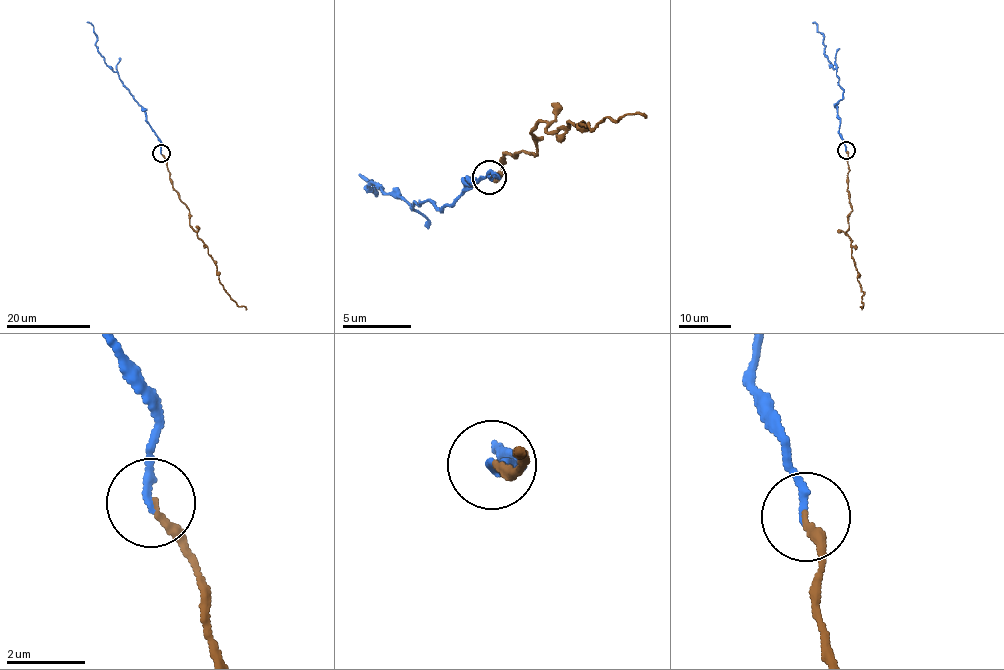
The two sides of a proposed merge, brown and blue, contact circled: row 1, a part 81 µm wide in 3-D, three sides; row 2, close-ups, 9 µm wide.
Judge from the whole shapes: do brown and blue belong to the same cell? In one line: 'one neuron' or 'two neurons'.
one neuron

